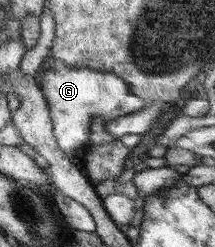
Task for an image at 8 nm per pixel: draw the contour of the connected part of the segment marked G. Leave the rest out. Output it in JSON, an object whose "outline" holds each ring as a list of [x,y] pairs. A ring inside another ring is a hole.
{"outline":[[[54,62],[55,68],[41,71],[40,86],[45,95],[52,117],[54,139],[64,155],[71,160],[82,157],[88,149],[88,131],[94,117],[100,117],[103,122],[126,116],[148,106],[148,101],[136,94],[131,86],[118,74],[90,68],[71,68]]]}

